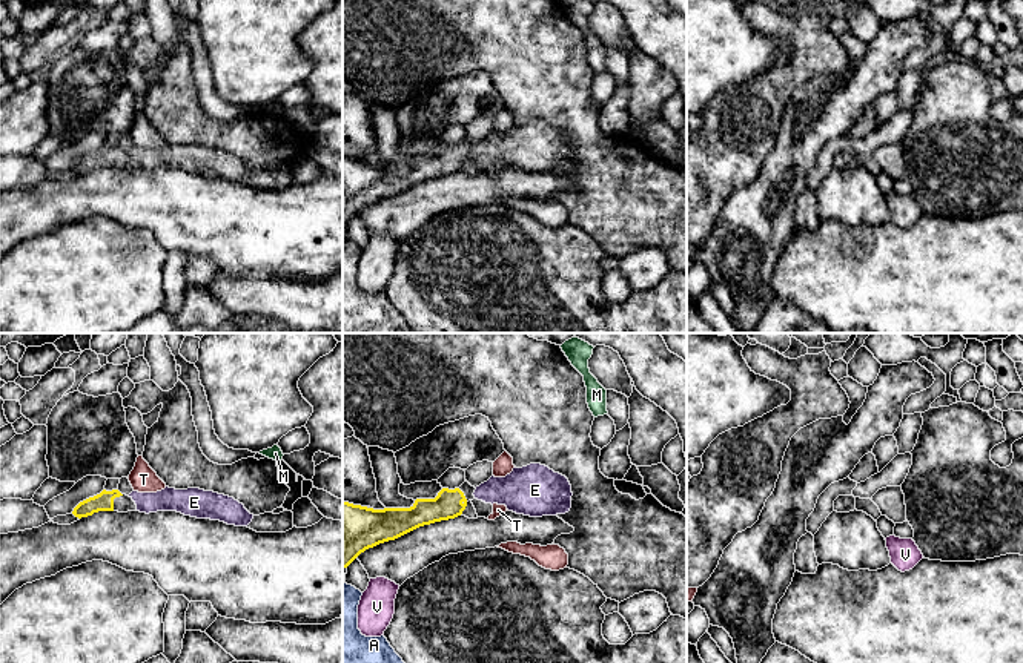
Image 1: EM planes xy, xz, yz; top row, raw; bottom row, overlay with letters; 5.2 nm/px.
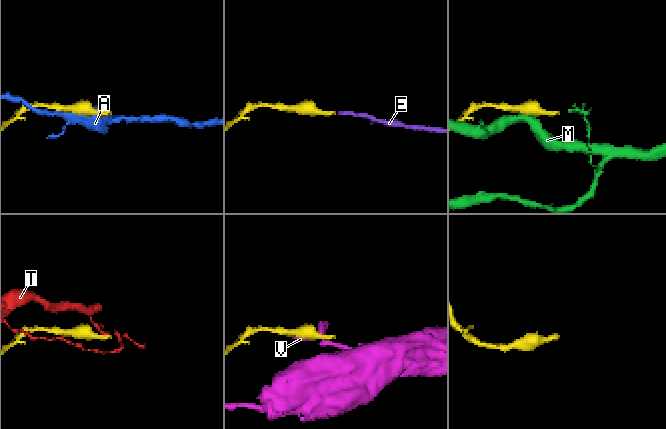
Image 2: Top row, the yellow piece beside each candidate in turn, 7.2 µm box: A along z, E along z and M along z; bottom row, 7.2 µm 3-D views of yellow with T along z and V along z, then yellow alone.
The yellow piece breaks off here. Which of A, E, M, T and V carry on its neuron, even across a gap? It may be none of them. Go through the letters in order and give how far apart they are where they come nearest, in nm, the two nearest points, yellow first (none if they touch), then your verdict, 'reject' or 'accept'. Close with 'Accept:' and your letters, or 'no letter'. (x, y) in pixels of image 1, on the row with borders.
A: 90 nm | xz (344, 567), (344, 583) | reject
E: 40 nm | xy (122, 494), (129, 494) | accept
M: 750 nm | xy (122, 494), (260, 453) | reject
T: 70 nm | xy (122, 494), (134, 490) | reject
V: 140 nm | xz (352, 560), (370, 579) | reject
Accept: E

